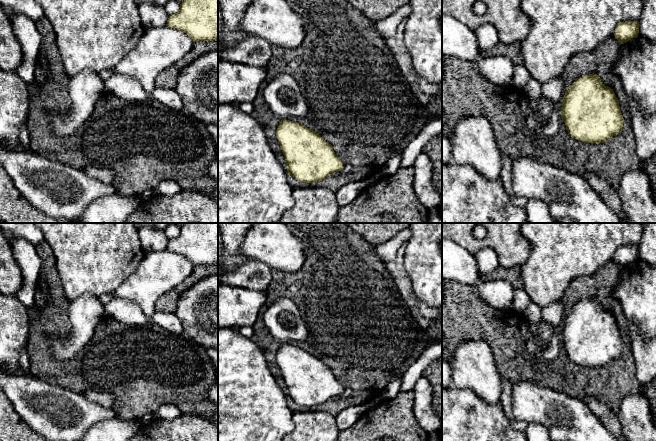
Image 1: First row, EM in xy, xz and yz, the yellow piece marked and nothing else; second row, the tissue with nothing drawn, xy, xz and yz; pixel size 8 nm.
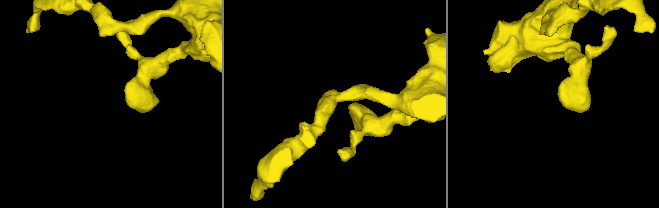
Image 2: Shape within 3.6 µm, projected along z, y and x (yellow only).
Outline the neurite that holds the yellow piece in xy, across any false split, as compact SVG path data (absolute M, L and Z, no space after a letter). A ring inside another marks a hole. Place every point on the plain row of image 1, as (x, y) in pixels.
M184 223L180 234L169 239L166 250L186 257L194 266L218 263L218 223Z

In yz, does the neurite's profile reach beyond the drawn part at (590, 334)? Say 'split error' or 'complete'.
complete

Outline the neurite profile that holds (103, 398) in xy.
M89 389L83 393L83 395L90 401L98 403L105 408L112 408L115 397L107 391L99 391L95 389Z

